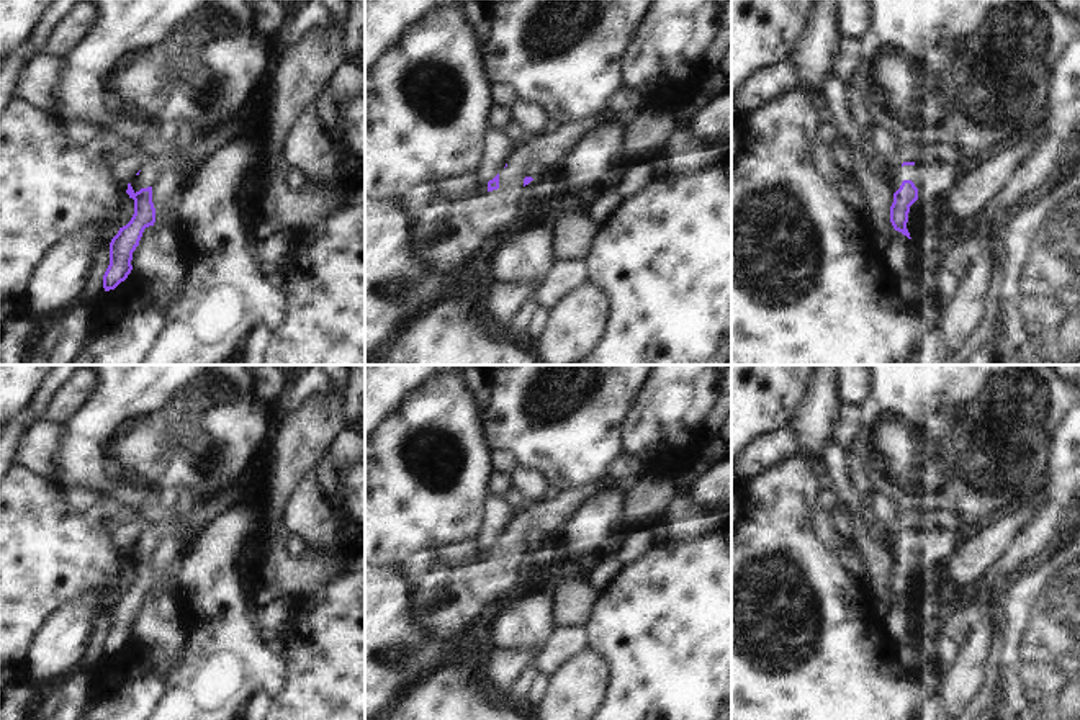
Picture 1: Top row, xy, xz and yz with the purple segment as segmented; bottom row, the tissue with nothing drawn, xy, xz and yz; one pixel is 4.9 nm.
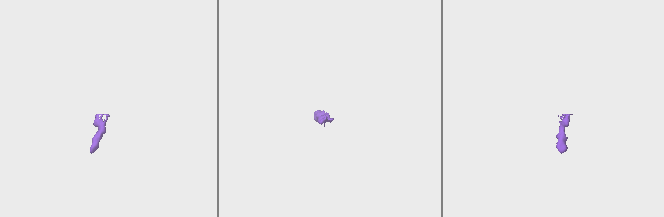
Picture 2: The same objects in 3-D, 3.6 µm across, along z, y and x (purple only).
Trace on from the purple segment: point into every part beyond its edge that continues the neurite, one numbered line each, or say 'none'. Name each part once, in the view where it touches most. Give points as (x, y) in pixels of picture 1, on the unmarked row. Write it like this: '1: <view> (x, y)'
1: yz (935, 547)

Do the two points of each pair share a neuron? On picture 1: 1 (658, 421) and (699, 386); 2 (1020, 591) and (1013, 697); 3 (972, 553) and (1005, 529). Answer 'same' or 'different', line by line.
1: same
2: same
3: same

